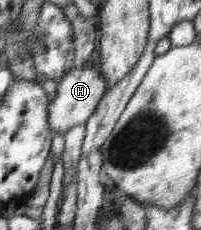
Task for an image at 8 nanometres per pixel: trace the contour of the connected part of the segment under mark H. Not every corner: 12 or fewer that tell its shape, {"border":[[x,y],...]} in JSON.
{"border":[[93,65],[68,71],[50,102],[49,124],[65,134],[90,119],[109,90]]}

